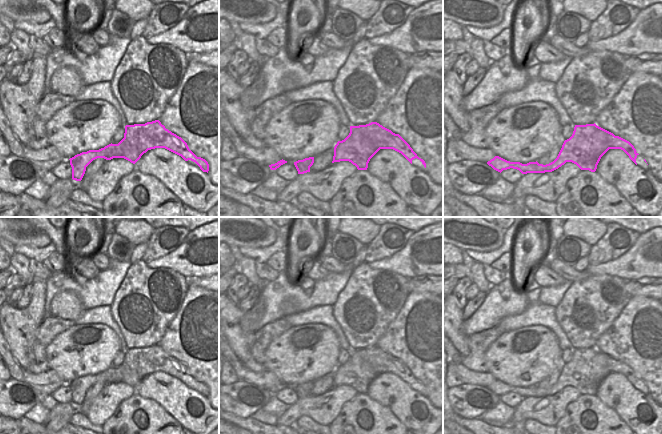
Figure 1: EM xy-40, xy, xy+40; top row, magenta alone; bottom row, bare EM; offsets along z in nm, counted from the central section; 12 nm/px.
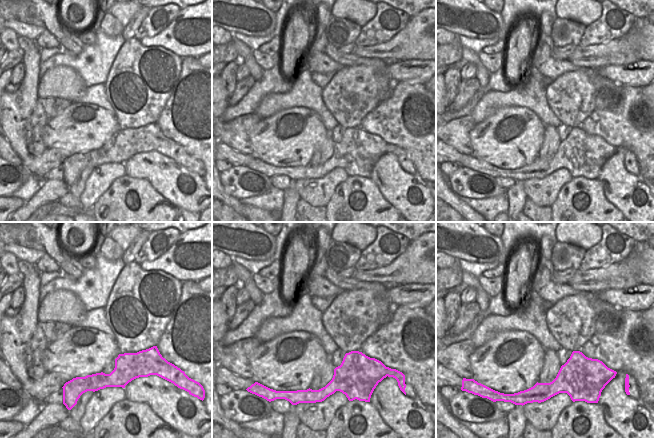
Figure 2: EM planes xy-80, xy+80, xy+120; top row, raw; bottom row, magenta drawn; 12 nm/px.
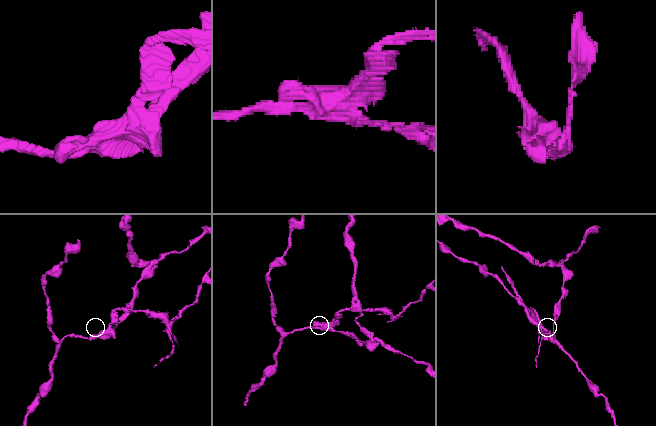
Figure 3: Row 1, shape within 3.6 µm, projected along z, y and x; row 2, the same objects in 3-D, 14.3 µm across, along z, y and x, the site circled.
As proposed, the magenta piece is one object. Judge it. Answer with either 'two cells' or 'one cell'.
two cells

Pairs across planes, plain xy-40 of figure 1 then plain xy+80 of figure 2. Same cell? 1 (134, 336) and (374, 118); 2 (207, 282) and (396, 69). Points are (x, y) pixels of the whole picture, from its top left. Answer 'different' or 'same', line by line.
1: different
2: same

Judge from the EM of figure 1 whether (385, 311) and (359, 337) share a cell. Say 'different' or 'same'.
same

